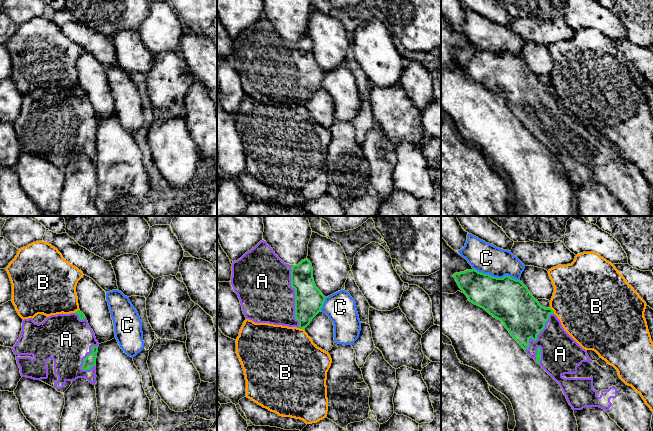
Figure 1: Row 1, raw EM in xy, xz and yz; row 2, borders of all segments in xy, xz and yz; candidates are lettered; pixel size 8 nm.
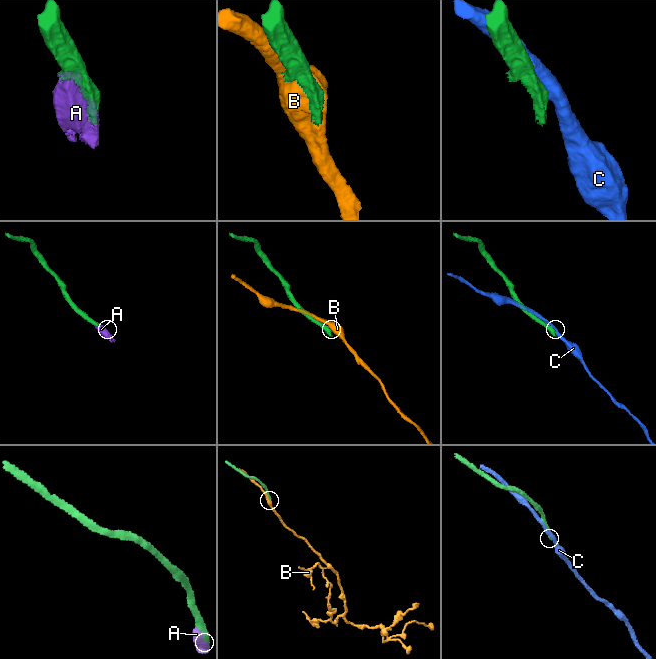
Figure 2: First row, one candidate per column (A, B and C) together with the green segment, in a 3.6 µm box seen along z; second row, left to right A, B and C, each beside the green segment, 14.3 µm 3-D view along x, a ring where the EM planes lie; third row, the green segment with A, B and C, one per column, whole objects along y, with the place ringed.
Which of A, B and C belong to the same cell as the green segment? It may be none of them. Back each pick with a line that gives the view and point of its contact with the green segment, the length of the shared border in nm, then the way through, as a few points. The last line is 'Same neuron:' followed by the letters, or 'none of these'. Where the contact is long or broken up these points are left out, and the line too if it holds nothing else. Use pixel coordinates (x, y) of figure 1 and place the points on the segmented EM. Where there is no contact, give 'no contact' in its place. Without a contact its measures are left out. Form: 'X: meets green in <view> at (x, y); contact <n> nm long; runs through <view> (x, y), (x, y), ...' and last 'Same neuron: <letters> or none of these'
A: meets green in xz at (295, 296); contact 500 nm long
Same neuron: A

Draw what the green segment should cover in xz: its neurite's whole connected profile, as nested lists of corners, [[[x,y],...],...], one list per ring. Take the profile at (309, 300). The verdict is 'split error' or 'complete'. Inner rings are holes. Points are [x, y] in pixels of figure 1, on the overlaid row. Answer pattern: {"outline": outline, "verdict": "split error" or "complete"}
{"outline": [[[260,241],[232,263],[231,285],[238,295],[246,319],[304,329],[321,312],[325,296],[316,287],[308,259],[298,265],[284,263],[266,241]]], "verdict": "split error"}

